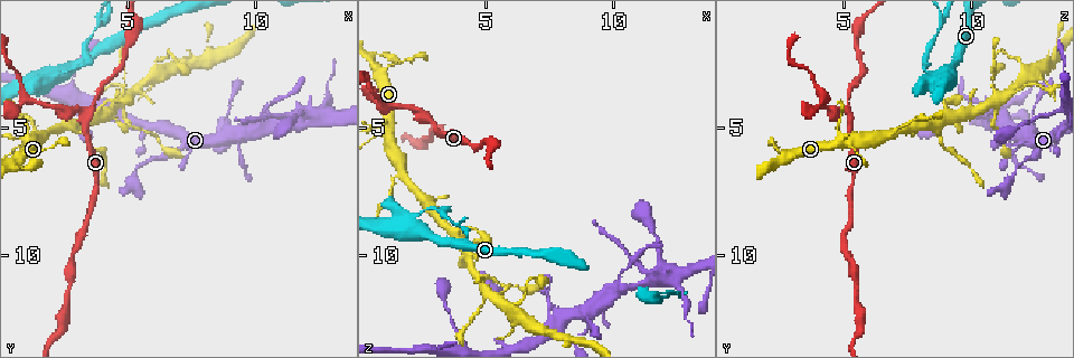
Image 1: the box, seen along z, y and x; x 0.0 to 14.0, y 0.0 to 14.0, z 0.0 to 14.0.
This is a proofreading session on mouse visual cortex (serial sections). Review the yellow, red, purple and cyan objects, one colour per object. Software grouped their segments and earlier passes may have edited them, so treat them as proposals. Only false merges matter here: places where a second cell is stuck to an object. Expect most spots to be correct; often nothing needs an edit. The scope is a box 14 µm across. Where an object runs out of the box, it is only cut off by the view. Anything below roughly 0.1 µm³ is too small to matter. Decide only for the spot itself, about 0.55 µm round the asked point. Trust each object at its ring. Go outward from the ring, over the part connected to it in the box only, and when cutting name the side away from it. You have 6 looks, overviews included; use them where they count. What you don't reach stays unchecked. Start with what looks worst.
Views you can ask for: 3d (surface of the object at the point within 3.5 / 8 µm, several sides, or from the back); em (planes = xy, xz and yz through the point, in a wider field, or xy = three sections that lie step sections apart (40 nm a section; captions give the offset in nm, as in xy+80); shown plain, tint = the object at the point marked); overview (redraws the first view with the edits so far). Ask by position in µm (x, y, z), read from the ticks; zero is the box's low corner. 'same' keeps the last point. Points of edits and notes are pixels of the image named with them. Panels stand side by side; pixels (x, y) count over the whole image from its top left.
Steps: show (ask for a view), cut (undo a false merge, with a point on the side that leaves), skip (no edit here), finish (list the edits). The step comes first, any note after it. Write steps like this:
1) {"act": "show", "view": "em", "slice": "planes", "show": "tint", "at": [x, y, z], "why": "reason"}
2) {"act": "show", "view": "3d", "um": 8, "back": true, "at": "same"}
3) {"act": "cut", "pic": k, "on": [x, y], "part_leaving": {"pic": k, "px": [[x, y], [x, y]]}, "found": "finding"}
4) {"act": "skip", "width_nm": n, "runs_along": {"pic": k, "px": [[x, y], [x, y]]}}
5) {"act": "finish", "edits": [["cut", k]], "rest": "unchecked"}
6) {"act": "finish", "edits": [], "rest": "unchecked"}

{"act": "show", "view": "3d", "um": 8, "at": [3.4, 4.8, 5.2], "why": "arms part here"}

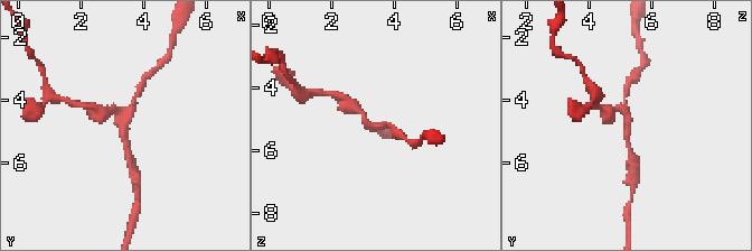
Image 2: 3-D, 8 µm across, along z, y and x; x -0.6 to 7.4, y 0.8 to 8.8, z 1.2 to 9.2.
{"act": "show", "view": "em", "slice": "xy", "step": 2, "show": "tint", "at": [3.3, 4.7, 5.3], "arms": 3, "arm_widths_nm": [150, 200, 200]}

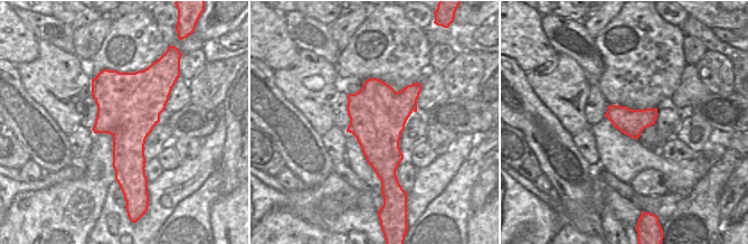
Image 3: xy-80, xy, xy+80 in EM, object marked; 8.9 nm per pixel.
{"act": "skip", "runs_along": {"pic": 2, "px": [[128, 156], [124, 124], [107, 109]]}, "found": "all the same cell"}

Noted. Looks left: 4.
{"act": "show", "view": "3d", "um": 3.5, "at": [3.2, 4.9, 8.6], "why": "a fork"}

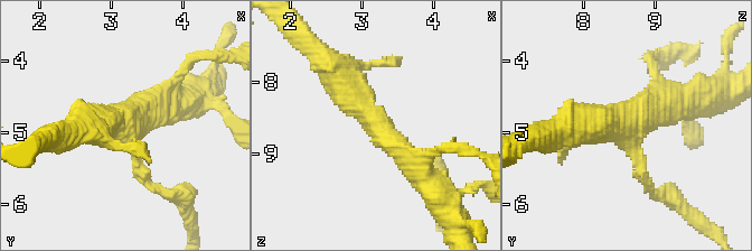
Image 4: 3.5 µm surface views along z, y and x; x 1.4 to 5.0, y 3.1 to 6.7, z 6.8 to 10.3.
{"act": "show", "view": "em", "slice": "xy", "step": 1, "show": "tint", "at": [3.25, 4.85, 8.60], "arms": 3, "arm_widths_nm": [150, 400, 500], "why": "now the EM"}

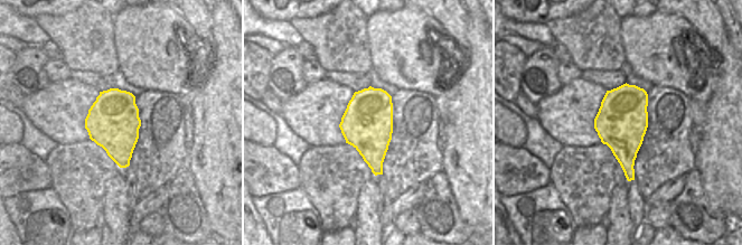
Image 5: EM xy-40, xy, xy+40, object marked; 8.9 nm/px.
{"act": "skip", "runs_along": {"pic": 4, "px": [[334, 70], [355, 101], [426, 180]]}, "found": "continuous, no second cell"}

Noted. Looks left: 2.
{"act": "finish", "edits": [], "rest": "unchecked"}

